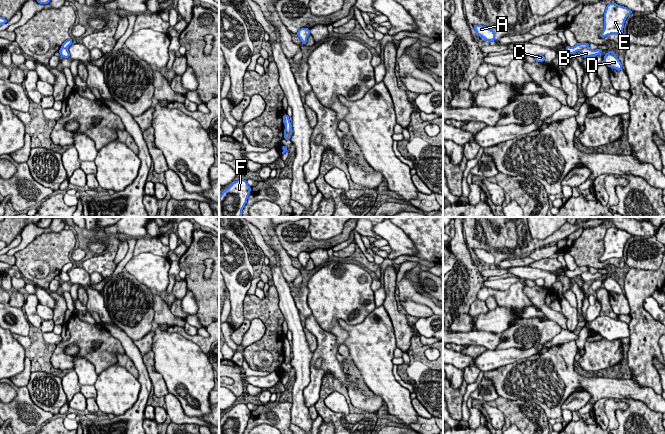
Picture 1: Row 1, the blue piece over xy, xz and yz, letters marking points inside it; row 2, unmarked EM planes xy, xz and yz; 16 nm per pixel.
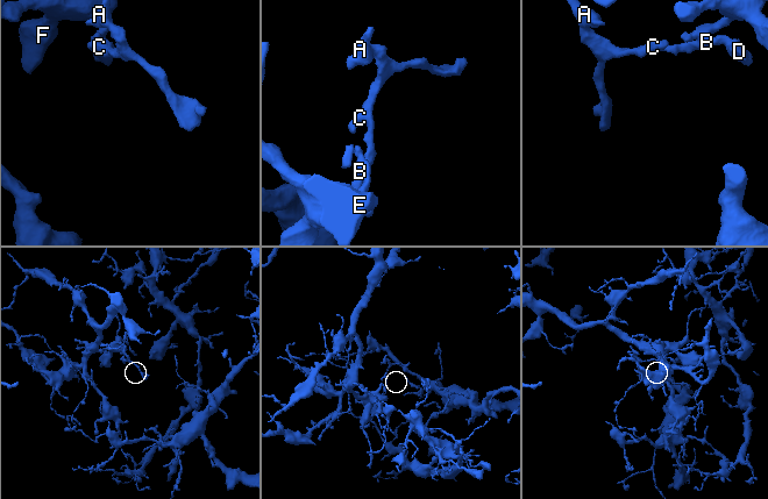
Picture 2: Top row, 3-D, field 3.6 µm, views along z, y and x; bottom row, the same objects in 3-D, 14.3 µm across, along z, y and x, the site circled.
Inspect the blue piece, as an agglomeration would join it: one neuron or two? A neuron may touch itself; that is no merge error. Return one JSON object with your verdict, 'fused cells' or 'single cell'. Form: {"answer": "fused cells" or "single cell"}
{"answer": "fused cells"}

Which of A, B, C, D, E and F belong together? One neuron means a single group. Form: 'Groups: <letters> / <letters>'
Groups: A B C D / E F

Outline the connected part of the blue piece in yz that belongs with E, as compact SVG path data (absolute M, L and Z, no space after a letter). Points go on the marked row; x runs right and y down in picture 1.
M609 3L604 12L604 30L600 34L604 38L611 34L623 34L623 28L626 18L633 11L627 7L616 3Z

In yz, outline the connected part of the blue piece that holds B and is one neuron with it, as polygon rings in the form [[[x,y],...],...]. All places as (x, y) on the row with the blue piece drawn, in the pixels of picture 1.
[[[587,47],[587,48],[583,48],[581,50],[581,56],[583,58],[595,57],[595,56],[601,54],[601,53],[602,53],[602,49],[600,49],[600,48],[598,48],[596,50],[591,50],[589,47]]]

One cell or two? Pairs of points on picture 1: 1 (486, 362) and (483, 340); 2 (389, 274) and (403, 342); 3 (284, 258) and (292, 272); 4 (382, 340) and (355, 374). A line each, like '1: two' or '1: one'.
1: two
2: one
3: one
4: two

